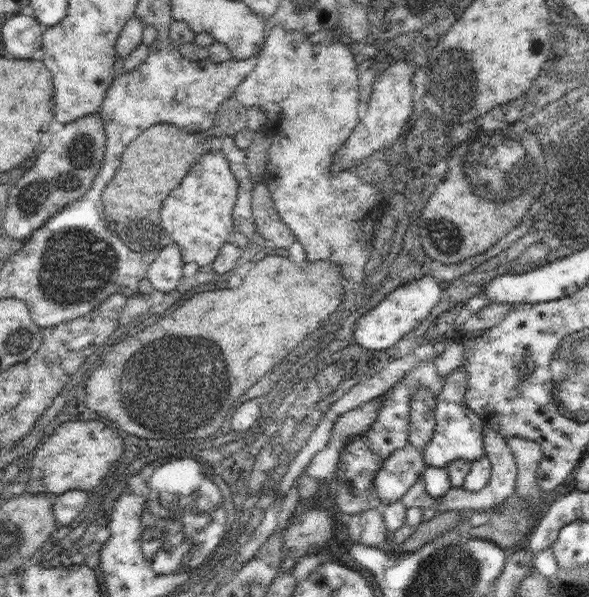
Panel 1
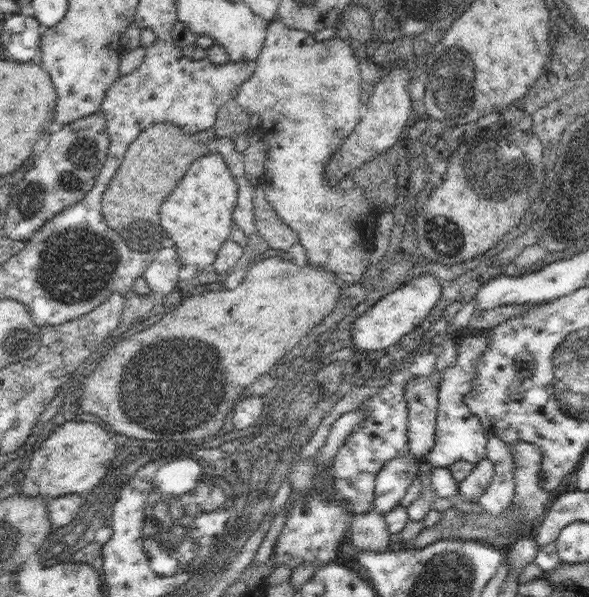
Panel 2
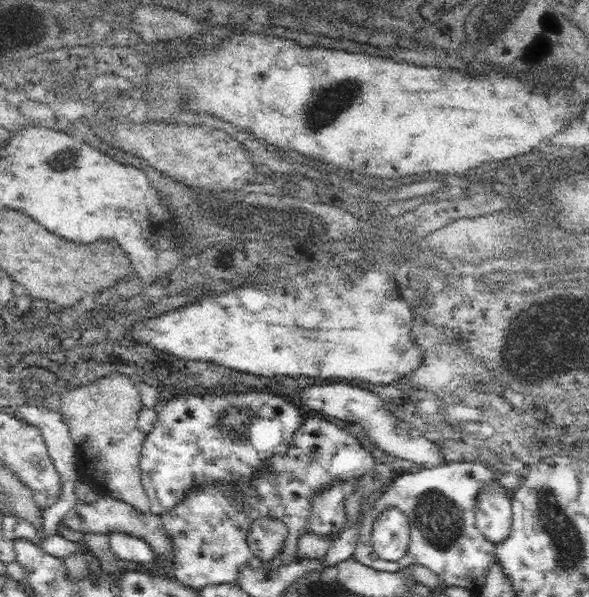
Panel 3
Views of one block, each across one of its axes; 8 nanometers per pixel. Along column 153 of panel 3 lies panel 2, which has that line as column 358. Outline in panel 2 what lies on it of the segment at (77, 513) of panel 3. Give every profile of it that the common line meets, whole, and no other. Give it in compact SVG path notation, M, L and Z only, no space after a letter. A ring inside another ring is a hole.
M376 508L360 514L354 512L349 532L354 550L386 551L390 546L390 534L385 516Z

